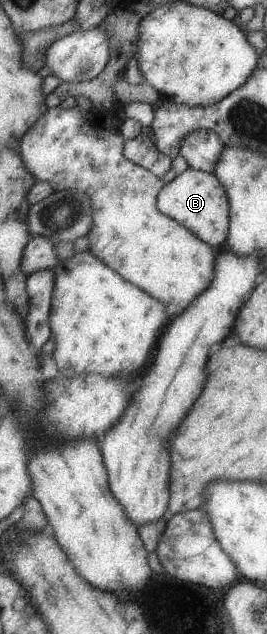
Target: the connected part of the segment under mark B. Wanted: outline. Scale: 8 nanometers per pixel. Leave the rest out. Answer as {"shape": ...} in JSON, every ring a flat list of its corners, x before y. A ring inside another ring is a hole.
{"shape":[[185,169,181,175,176,175,172,181,161,187,156,207,163,215,189,229,195,237,199,237,203,243,207,243,215,250,226,240,229,227,229,201,221,183,212,173]]}

